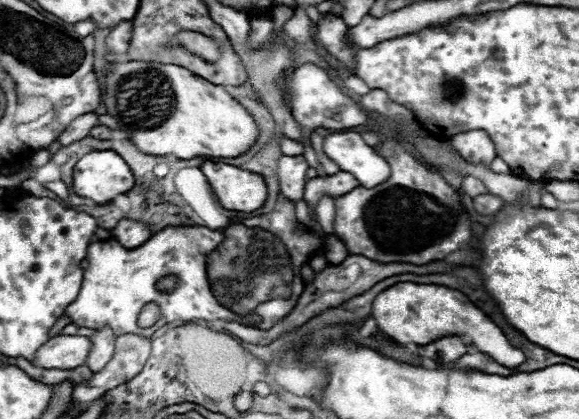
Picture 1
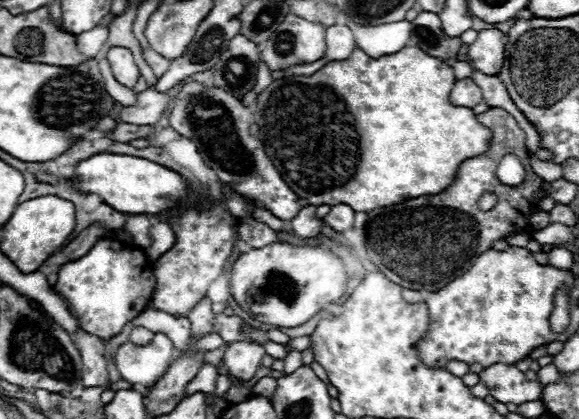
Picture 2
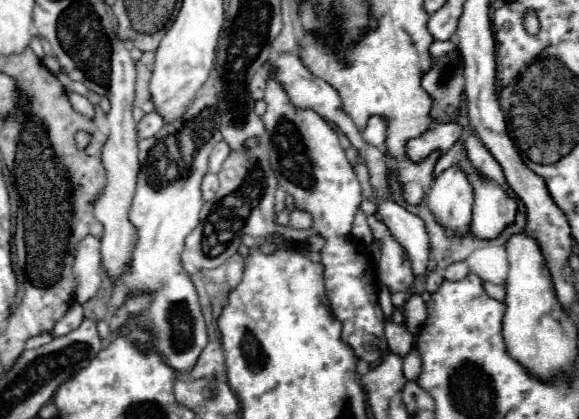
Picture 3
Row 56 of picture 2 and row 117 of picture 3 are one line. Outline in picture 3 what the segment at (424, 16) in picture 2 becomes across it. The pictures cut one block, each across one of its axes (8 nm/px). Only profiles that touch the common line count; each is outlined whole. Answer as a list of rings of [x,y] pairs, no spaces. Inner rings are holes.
[[[458,52],[434,60],[434,68],[424,74],[422,88],[432,96],[432,116],[438,122],[450,122],[456,118],[458,104],[462,100],[464,76],[462,58]]]

